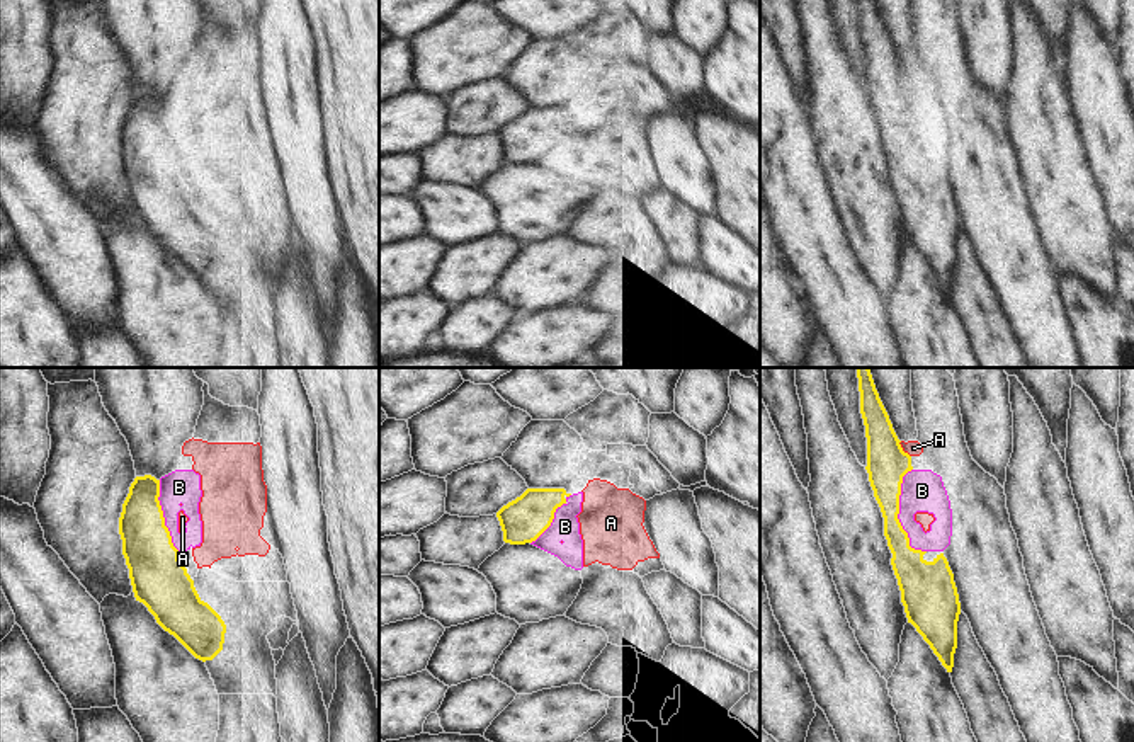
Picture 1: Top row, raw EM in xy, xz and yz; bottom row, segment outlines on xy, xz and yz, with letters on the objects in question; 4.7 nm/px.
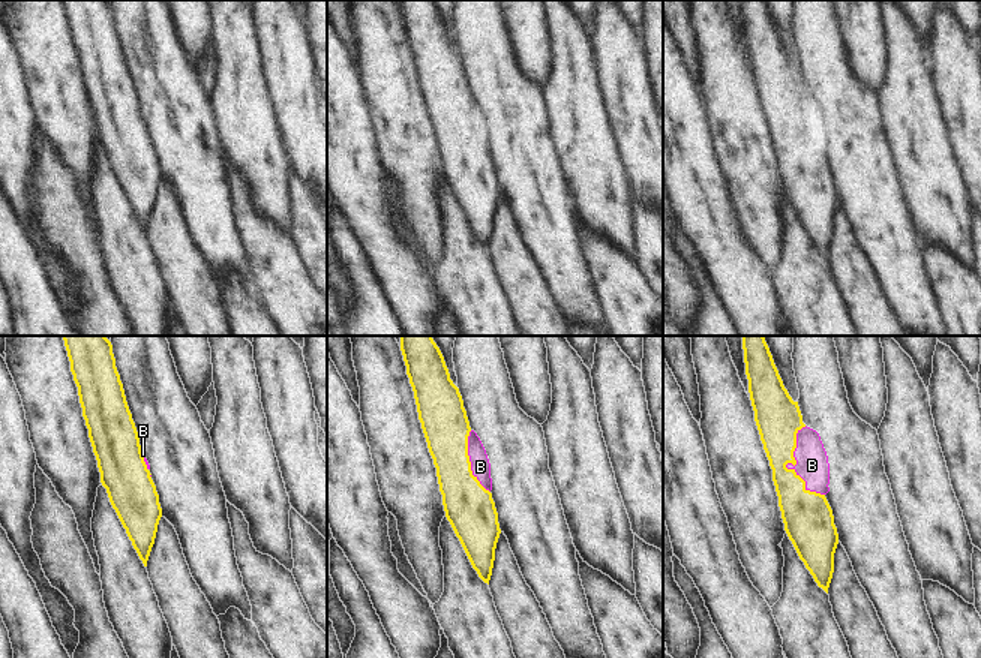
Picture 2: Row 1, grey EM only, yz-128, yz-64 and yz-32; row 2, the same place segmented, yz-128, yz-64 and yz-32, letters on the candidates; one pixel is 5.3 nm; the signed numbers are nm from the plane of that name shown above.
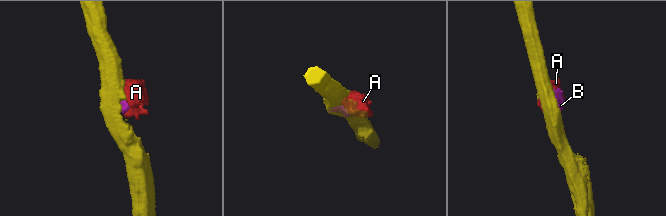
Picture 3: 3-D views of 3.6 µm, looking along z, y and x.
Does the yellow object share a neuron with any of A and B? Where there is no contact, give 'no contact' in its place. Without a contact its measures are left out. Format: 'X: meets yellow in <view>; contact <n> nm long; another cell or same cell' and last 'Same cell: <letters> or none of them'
A: meets yellow in yz; contact 90 nm long; another cell
B: meets yellow in yz; contact 400 nm long; same cell
Same cell: B

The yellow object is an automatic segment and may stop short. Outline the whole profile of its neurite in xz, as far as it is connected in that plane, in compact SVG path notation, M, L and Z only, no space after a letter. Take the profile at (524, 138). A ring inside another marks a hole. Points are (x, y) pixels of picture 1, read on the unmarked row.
M527 107L496 131L503 160L530 162L558 175L566 186L581 189L583 158L576 136L581 121L583 111L571 114L564 107Z

